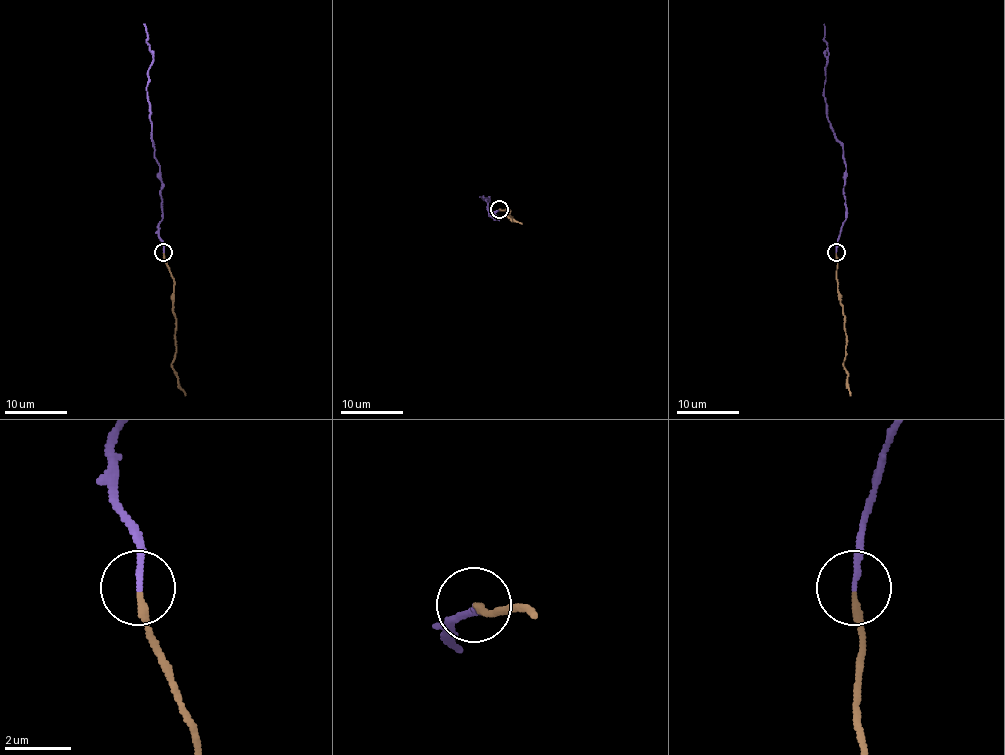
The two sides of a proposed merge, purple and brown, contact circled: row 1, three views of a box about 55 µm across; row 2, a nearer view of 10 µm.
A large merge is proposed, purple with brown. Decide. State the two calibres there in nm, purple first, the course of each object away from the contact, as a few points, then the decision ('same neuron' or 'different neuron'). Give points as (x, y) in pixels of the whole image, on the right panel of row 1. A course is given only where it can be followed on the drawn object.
calibres 180 and 220 nm; course purple (835, 253), (846, 212), (843, 187), (846, 164), (842, 143), (828, 118), (824, 23); course brown (835, 253), (842, 314), (845, 317), (846, 348), (843, 369), (848, 375), (849, 395); same neuron

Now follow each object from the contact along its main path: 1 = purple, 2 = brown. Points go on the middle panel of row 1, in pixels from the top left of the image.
1: (499, 208), (494, 213), (495, 219), (489, 215), (483, 197), (489, 201), (480, 197)
2: (499, 208), (509, 210), (511, 219), (508, 216), (513, 221), (522, 222)

